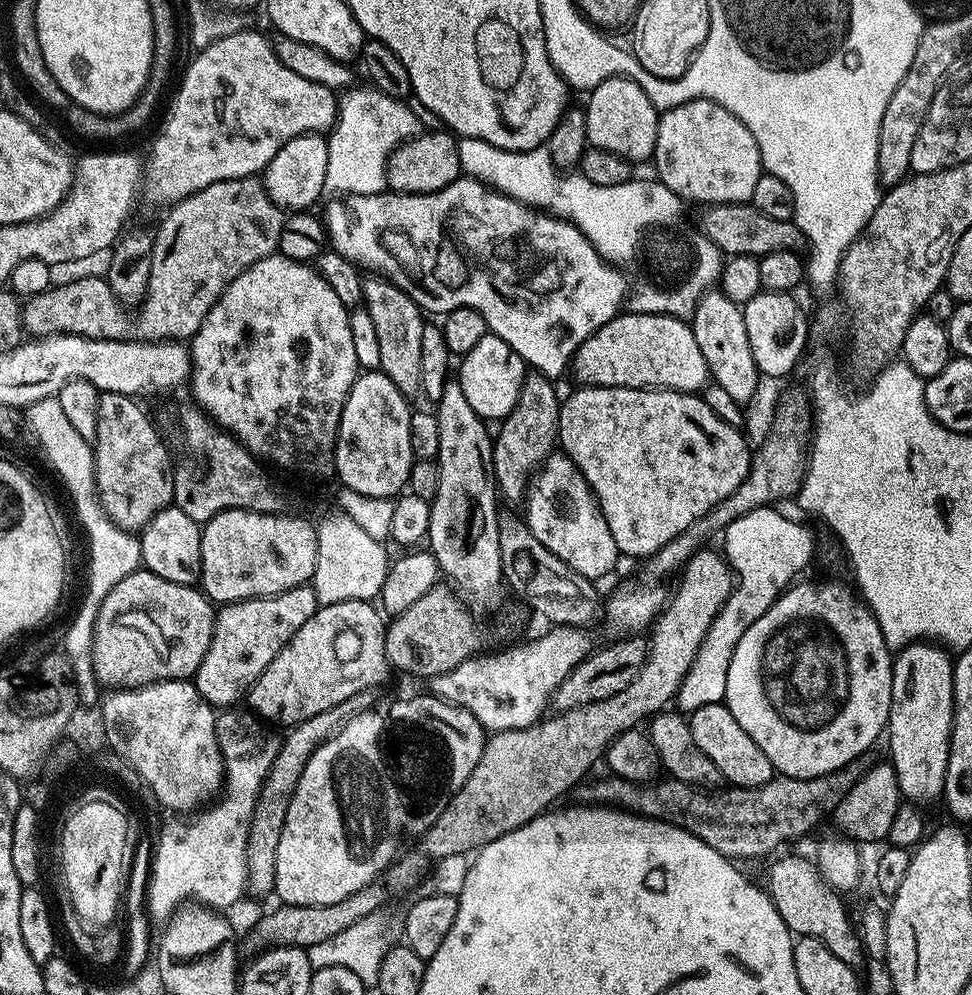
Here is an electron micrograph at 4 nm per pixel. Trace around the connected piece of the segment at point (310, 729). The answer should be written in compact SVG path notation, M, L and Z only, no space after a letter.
M371 691L359 692L346 702L334 706L330 710L322 710L322 714L314 714L314 718L306 718L300 724L291 725L287 729L288 737L279 741L276 757L260 786L256 805L253 806L250 828L246 838L246 885L247 895L272 896L276 890L276 875L278 874L278 841L282 839L282 826L286 822L286 810L290 806L290 798L296 789L298 778L313 750L333 735L341 724L351 719L359 712L367 711L373 707L373 693Z

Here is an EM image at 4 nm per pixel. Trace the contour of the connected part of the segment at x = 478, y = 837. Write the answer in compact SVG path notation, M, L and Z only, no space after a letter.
M692 572L680 584L680 590L672 602L657 615L650 631L650 647L648 658L644 661L644 667L636 676L630 686L626 686L624 692L614 694L605 700L596 700L592 704L583 704L580 708L570 708L561 711L560 716L541 718L536 723L525 728L506 729L504 731L493 731L484 741L482 758L478 758L478 766L466 778L462 787L455 789L451 793L448 805L442 814L438 815L438 820L429 828L423 829L424 841L420 848L424 852L408 852L404 857L392 860L390 865L384 869L382 878L371 880L362 890L354 890L342 902L330 902L329 904L315 904L314 906L298 906L297 904L284 904L276 908L273 912L268 912L256 924L256 929L244 940L244 948L252 954L267 952L269 948L303 948L307 950L310 946L318 946L318 942L327 942L329 938L334 938L334 934L342 934L342 930L354 926L354 922L366 918L366 914L374 914L385 907L384 904L391 898L392 892L400 896L403 892L412 892L419 884L425 883L430 872L430 861L435 862L442 858L451 856L464 856L475 853L484 845L518 830L526 822L530 822L536 816L549 811L557 803L559 796L564 796L588 771L592 768L592 763L596 759L603 757L608 751L609 744L620 735L621 732L629 732L637 727L640 719L651 718L665 707L663 705L669 699L673 699L675 692L680 688L681 678L688 673L694 662L694 654L698 654L698 643L690 642L684 644L684 631L692 628L700 620L701 629L708 628L710 622L719 614L721 606L727 602L730 591L729 585L724 585L724 576L720 572L712 572L708 576L705 584L696 584L700 576Z

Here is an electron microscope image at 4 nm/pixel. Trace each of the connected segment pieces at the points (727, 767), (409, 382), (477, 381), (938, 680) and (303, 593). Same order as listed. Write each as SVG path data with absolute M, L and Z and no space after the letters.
M706 704L691 713L688 733L694 738L698 750L702 750L702 754L706 754L706 758L710 758L710 762L718 766L729 785L738 788L761 788L767 780L773 779L774 769L770 758L766 758L754 738L750 738L750 734L746 734L746 730L738 726L738 718L730 714L727 704Z
M365 279L364 299L370 318L374 318L374 326L378 329L378 342L382 346L382 362L379 369L394 382L394 386L403 396L418 396L423 391L422 330L426 320L422 310L409 298L403 287L395 288L384 280Z
M489 334L467 352L459 364L458 383L462 386L462 394L466 394L466 402L470 402L470 406L474 406L474 410L485 421L503 421L510 410L514 410L518 394L522 390L526 371L523 358L501 336Z
M917 642L899 649L892 661L892 701L886 729L888 748L892 751L890 763L896 772L901 797L921 806L927 800L941 799L948 761L948 737L952 735L952 669L953 659L941 647L930 642Z
M310 586L291 588L277 596L259 596L253 600L237 600L235 603L223 605L215 613L212 641L194 677L195 686L202 699L220 710L235 705L232 704L235 700L243 701L254 681L266 670L266 666L270 666L270 662L286 646L286 642L294 638L297 630L316 613L317 607L315 592Z

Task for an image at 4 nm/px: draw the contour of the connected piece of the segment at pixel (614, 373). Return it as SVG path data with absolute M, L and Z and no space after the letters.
M628 310L617 314L576 345L570 368L576 371L577 385L593 388L671 388L695 393L710 380L708 363L702 350L698 350L691 323L657 312Z

